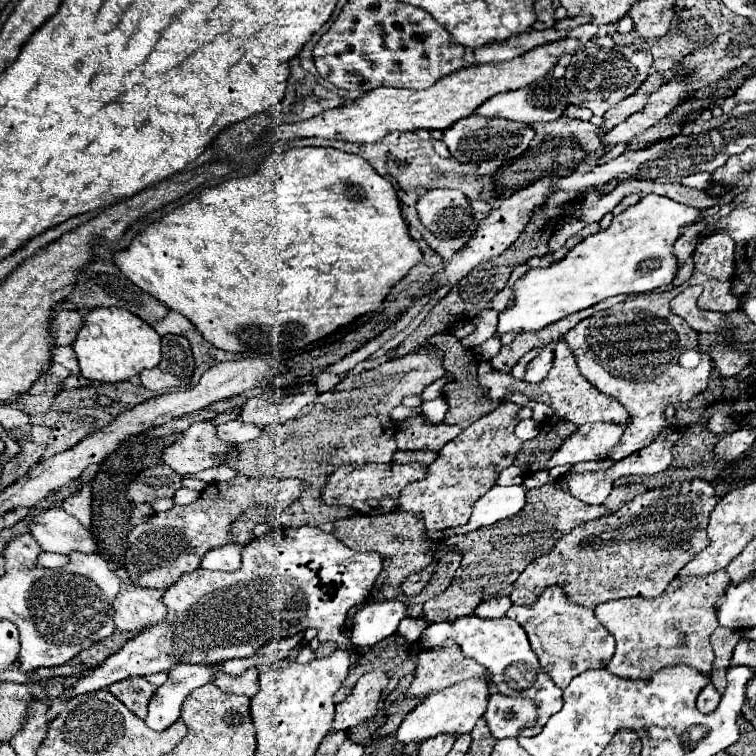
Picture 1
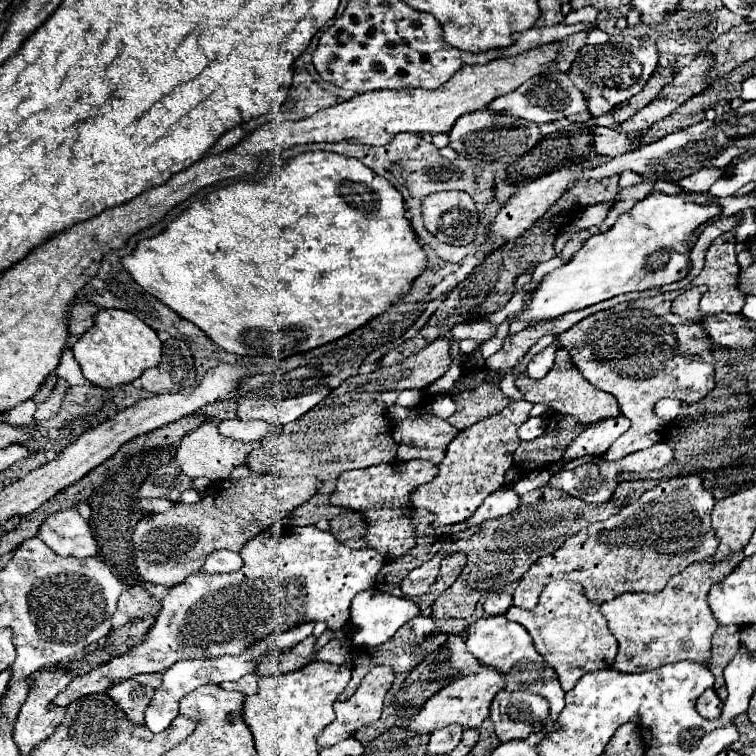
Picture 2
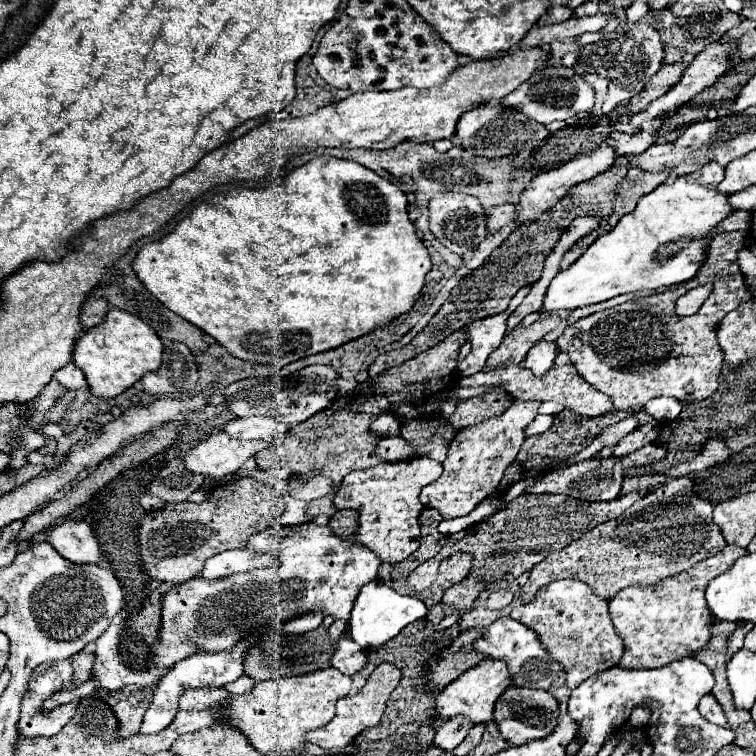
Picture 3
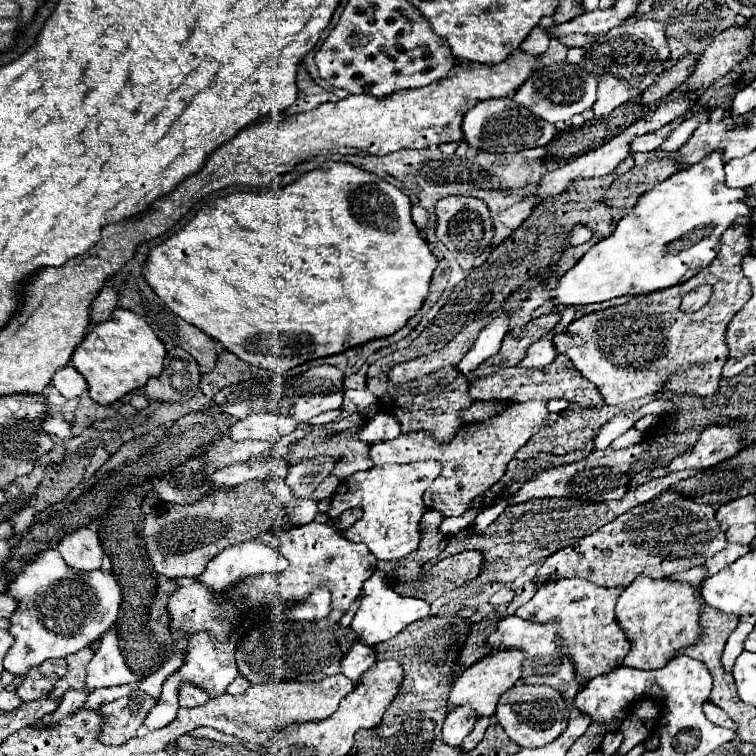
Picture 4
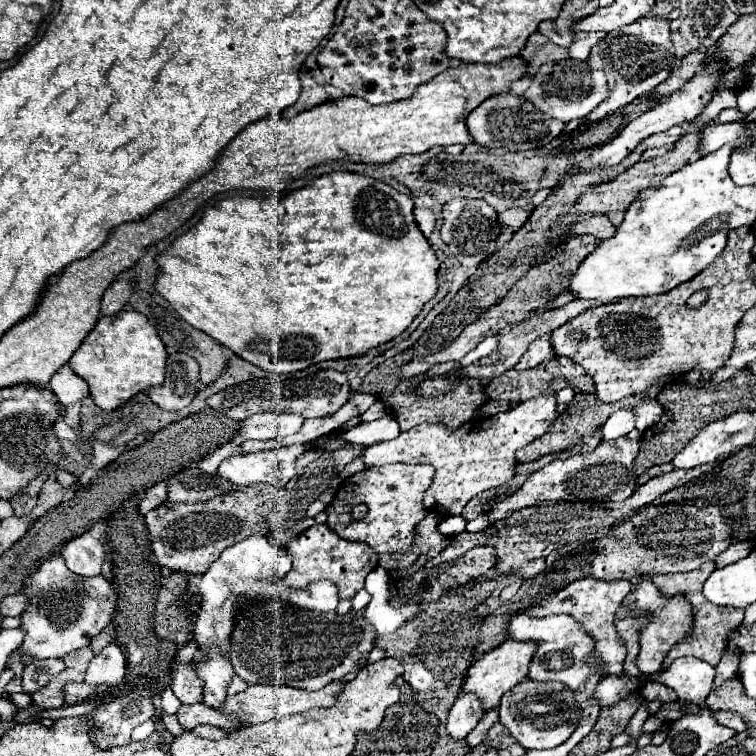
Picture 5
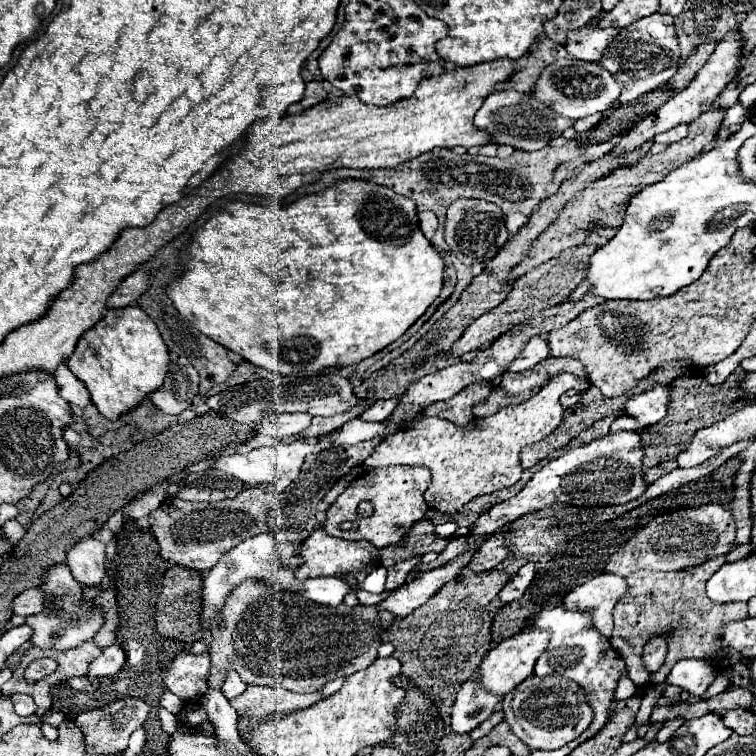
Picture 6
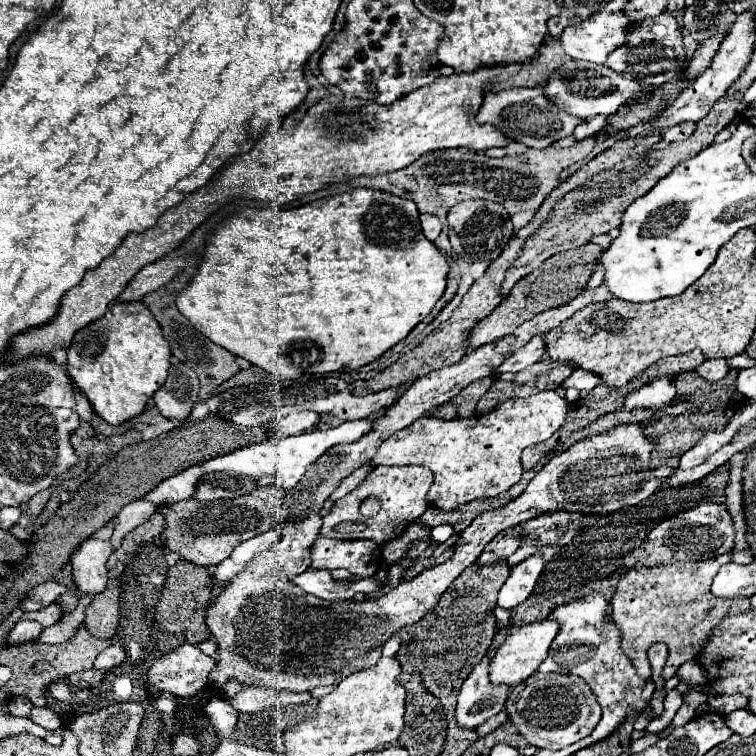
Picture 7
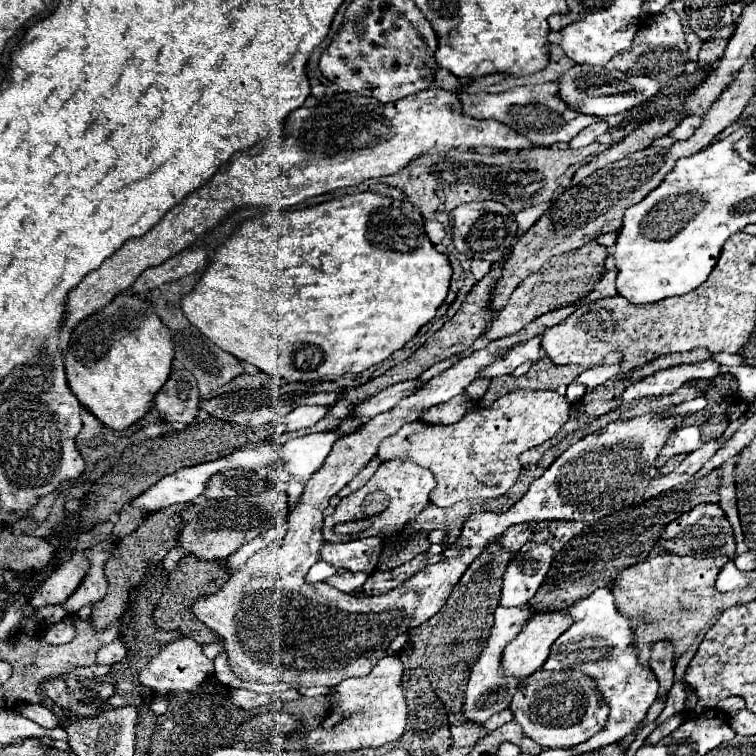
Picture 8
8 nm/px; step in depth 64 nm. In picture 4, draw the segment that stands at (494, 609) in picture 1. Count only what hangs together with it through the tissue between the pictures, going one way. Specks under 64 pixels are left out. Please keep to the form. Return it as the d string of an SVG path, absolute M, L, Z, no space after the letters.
M503 587L497 593L495 593L492 598L490 598L490 604L492 604L492 606L496 606L496 608L498 608L498 606L508 606L514 596L514 591L507 587Z

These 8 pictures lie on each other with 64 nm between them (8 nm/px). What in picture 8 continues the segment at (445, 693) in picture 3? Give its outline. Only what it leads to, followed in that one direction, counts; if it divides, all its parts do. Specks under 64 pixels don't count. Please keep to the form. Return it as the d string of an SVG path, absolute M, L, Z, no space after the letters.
M566 612L536 614L504 648L500 668L504 676L526 678L542 668L554 640L572 624Z

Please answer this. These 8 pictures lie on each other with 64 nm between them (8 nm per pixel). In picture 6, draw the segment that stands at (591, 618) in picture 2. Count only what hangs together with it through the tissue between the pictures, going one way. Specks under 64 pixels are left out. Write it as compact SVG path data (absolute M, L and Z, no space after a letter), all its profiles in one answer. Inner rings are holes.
M600 574L580 586L574 586L562 600L560 608L590 612L594 628L610 640L612 636L612 610L618 604L620 596L626 592L626 580L620 576ZM621 676L617 691L615 692L616 699L623 700L634 695L637 690L636 685L629 679L628 676Z

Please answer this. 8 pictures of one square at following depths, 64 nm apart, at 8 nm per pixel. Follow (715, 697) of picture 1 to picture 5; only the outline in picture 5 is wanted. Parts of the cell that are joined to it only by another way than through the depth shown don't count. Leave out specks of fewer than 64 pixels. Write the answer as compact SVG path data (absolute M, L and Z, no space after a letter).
M718 710L718 712L712 712L712 716L716 718L718 724L726 726L726 728L732 728L736 732L744 732L746 730L746 724L742 722L742 718L734 712L724 712L724 710Z

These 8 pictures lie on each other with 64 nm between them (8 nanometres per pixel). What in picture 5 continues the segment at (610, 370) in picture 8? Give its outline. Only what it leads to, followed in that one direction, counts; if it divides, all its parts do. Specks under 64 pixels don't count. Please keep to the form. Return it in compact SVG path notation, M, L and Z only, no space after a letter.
M556 380L552 392L520 402L496 416L470 420L454 432L448 432L442 424L414 426L408 432L400 432L400 436L390 442L368 446L364 452L364 464L372 467L392 463L432 464L436 468L436 476L424 494L424 506L440 516L462 514L470 498L484 490L504 486L514 476L514 452L534 438L546 434L556 420L556 392L560 392L560 388L566 388L566 384Z

